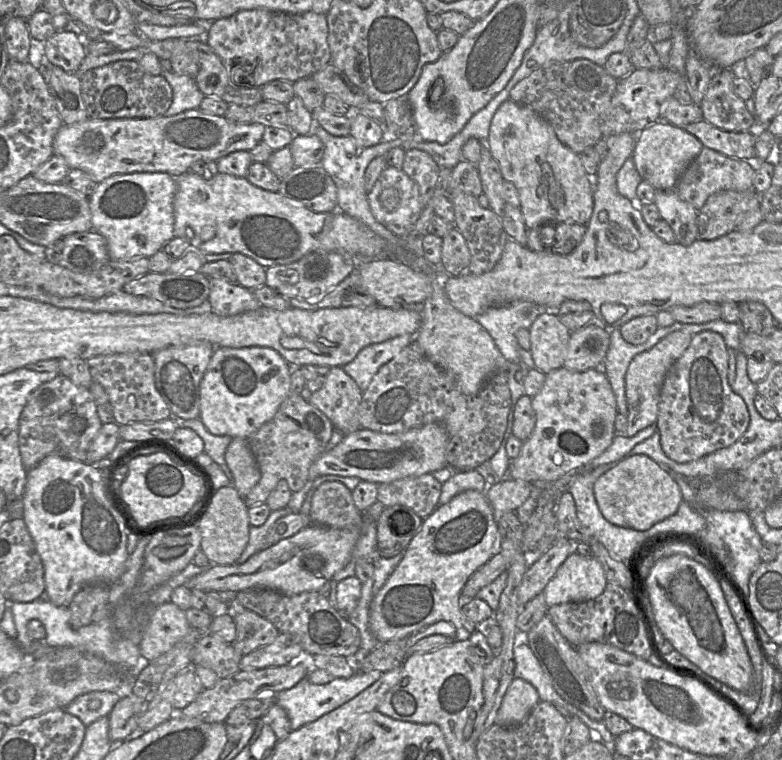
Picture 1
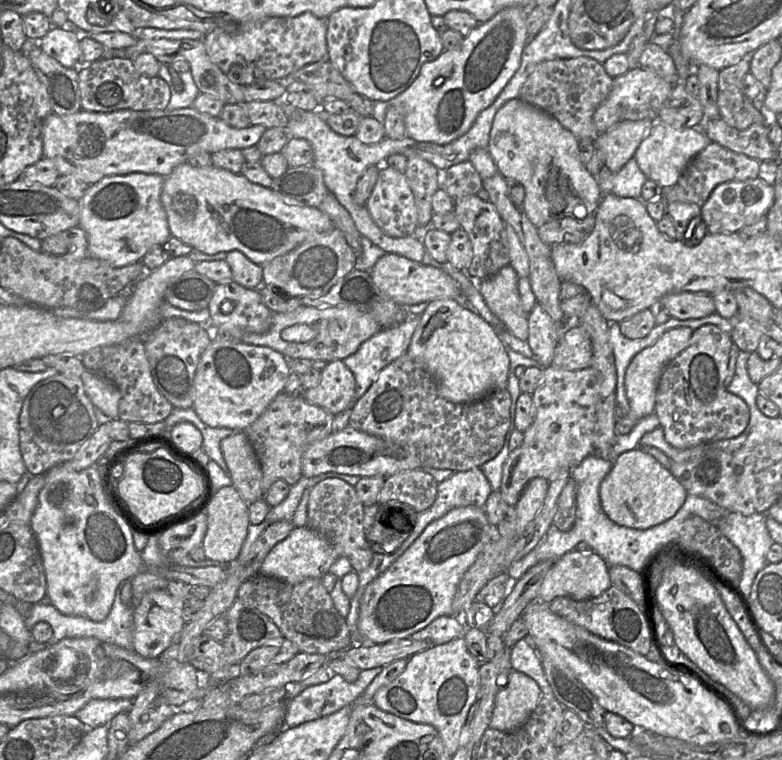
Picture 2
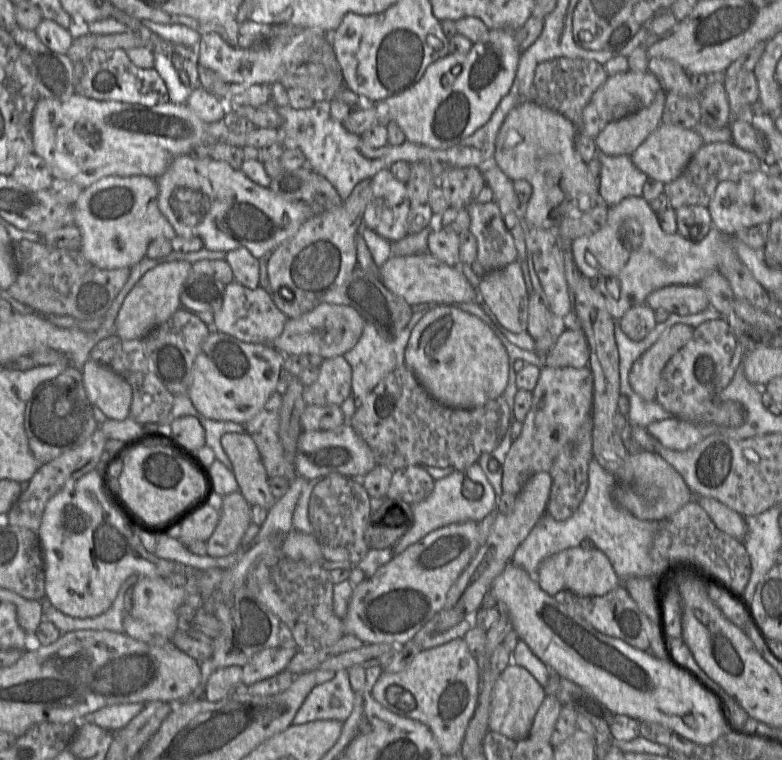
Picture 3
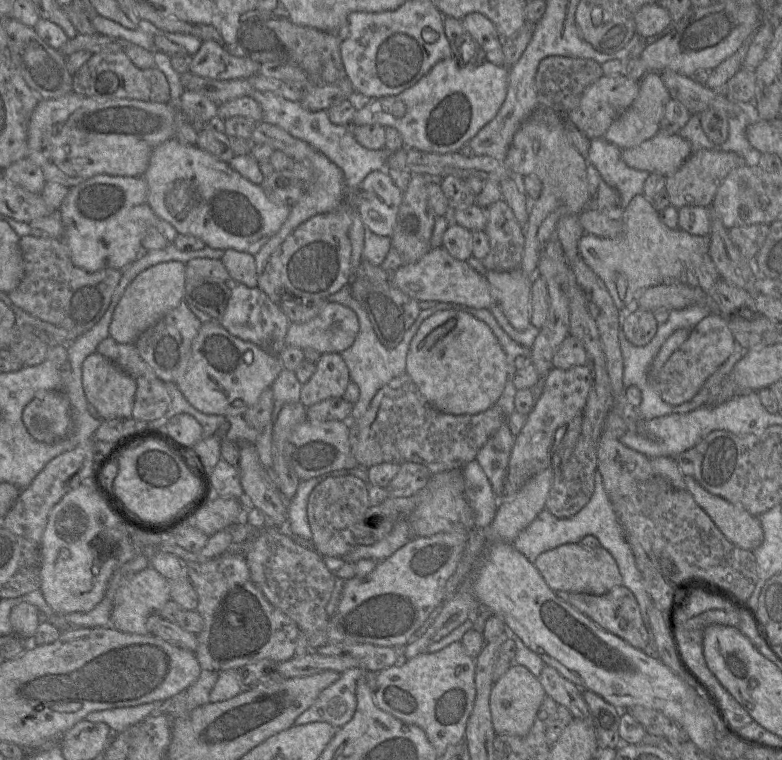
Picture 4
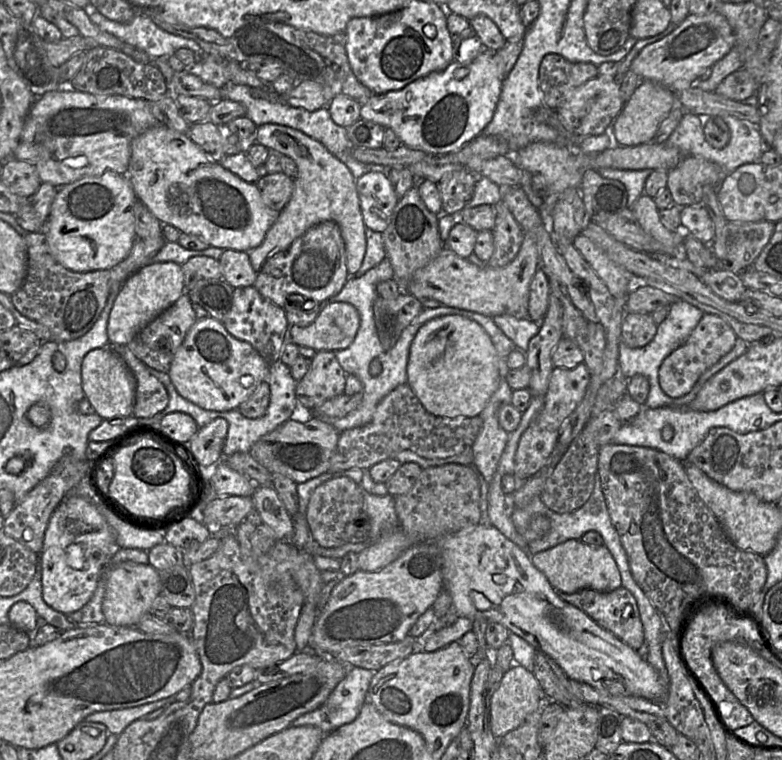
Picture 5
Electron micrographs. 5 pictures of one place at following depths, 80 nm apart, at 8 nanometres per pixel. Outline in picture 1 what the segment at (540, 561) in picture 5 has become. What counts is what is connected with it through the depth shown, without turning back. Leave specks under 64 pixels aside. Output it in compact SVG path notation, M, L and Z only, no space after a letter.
M574 552L559 567L543 593L548 608L569 602L584 602L601 595L607 585L601 563Z

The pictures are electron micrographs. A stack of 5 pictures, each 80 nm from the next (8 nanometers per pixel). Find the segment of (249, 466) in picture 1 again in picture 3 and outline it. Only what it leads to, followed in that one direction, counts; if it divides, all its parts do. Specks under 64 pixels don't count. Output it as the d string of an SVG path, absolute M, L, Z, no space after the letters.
M227 433L221 446L232 464L239 493L250 506L270 510L277 500L270 491L268 476L255 442L247 433Z

